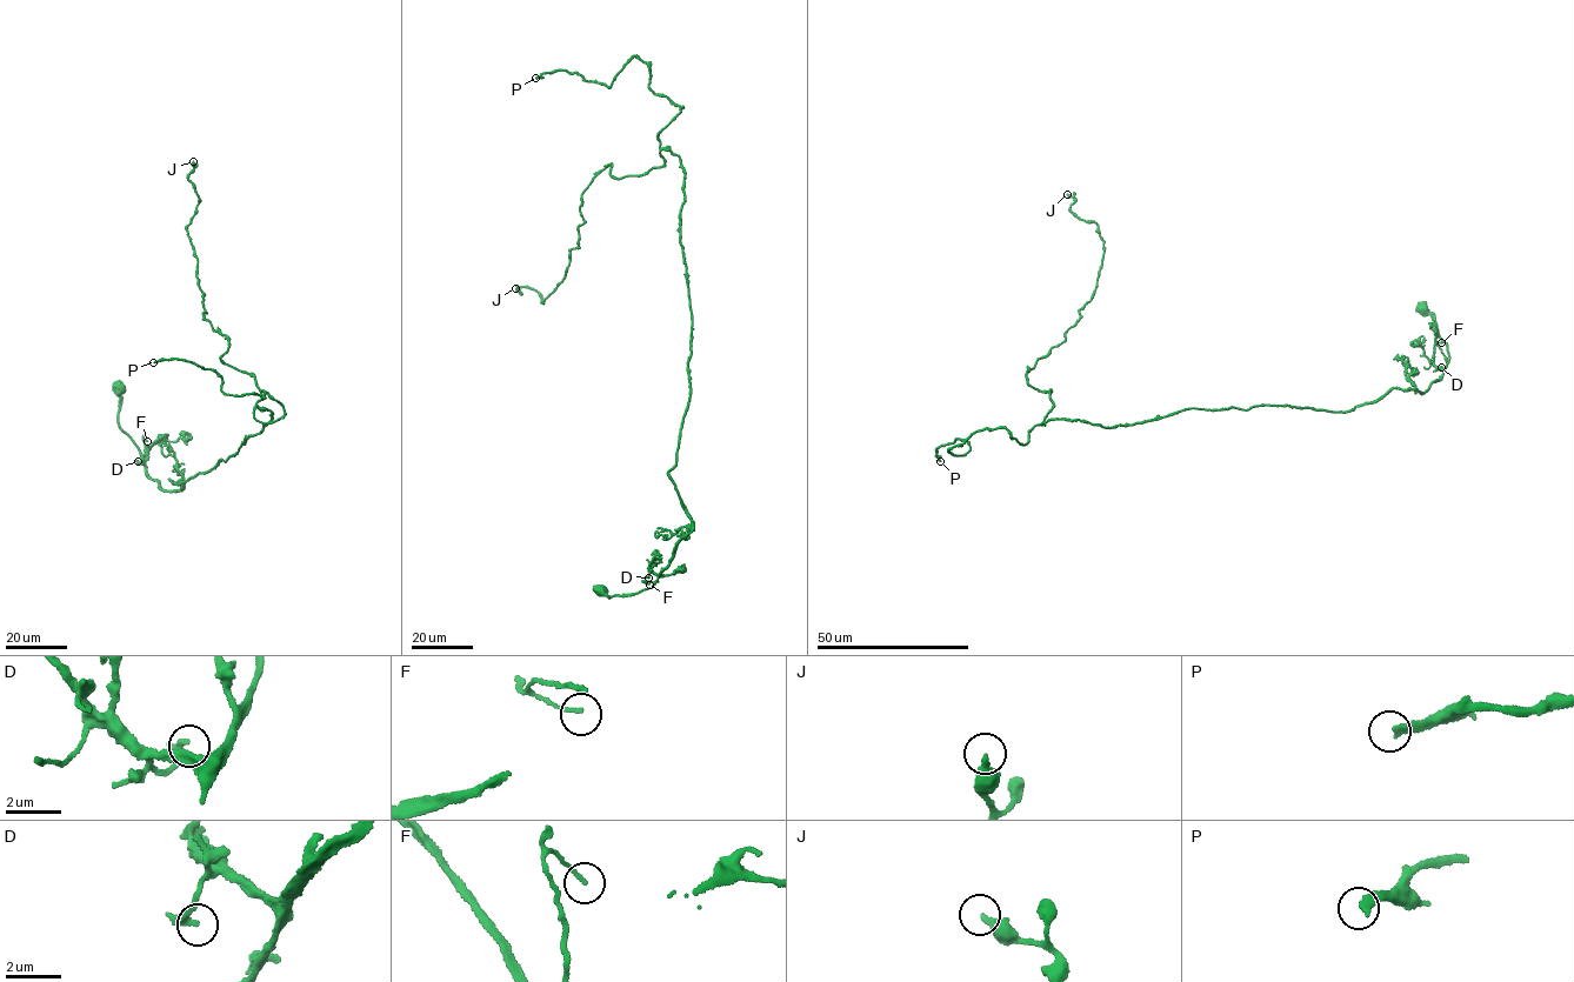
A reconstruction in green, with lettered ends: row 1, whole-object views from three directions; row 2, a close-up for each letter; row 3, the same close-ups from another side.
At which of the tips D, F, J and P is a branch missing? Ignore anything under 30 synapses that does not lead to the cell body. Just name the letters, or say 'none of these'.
P

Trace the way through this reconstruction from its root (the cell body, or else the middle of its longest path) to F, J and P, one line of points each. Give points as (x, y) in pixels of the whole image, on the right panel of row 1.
F: (1422, 308), (1435, 320), (1439, 336), (1447, 346), (1447, 362), (1436, 343), (1441, 342)
J: (1422, 308), (1449, 358), (1422, 392), (1042, 423), (1052, 391), (1026, 372), (1080, 318), (1105, 249), (1067, 194)
P: (1422, 308), (1449, 358), (1422, 392), (1051, 419), (1024, 445), (986, 428), (940, 461)

